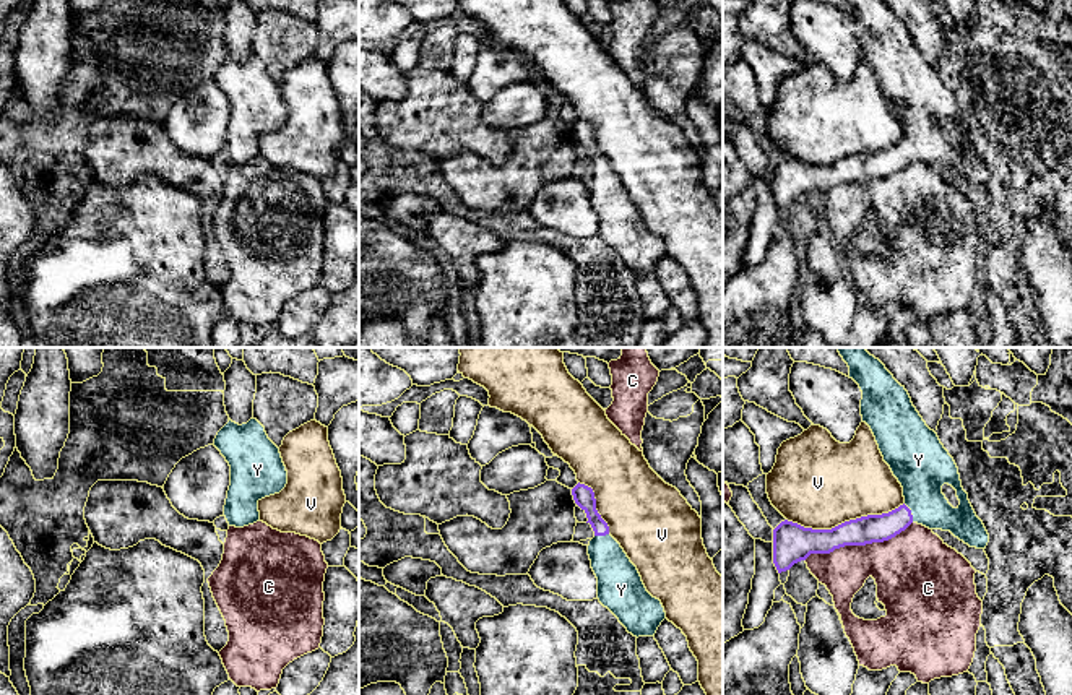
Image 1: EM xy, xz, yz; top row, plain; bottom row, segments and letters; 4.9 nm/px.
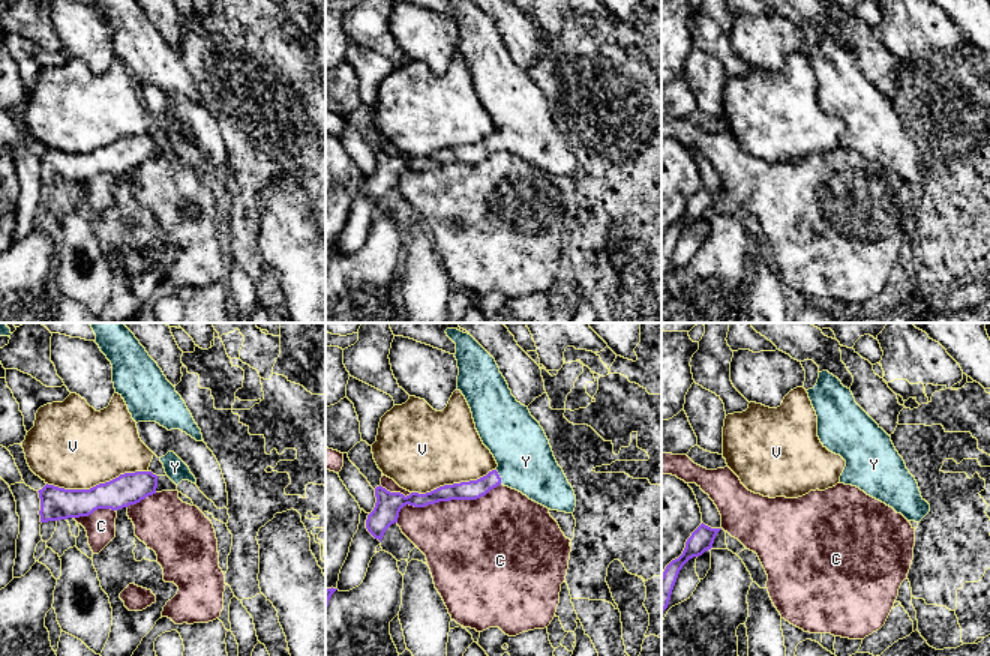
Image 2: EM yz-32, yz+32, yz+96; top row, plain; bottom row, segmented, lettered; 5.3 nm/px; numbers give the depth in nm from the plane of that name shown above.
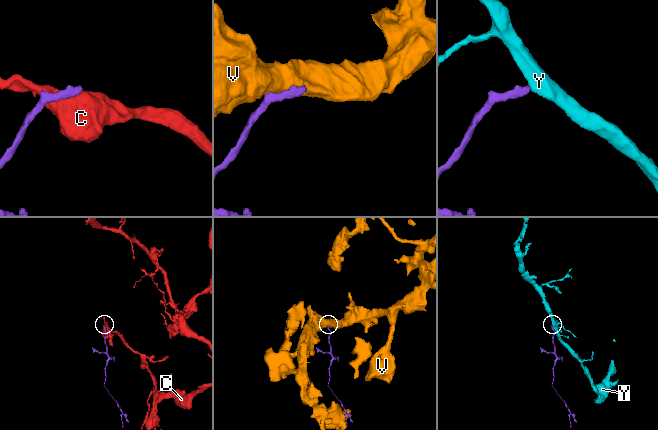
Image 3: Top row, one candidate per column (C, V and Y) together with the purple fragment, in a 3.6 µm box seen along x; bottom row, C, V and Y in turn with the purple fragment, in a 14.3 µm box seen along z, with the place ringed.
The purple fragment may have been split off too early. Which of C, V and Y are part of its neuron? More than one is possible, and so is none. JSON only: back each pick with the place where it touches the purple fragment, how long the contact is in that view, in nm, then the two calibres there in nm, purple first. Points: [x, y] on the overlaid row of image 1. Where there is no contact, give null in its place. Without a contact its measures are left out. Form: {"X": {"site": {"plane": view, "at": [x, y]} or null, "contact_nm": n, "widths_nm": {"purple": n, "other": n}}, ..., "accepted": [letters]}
{"Y": {"site": {"plane": "yz", "at": [910, 513]}, "contact_nm": 110, "widths_nm": {"purple": 140, "other": 280}}, "accepted": ["Y"]}

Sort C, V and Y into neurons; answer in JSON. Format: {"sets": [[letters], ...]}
{"sets": [["C"], ["V"], ["Y"]]}

